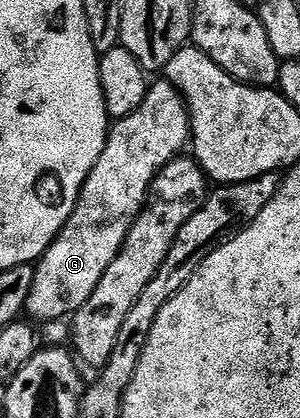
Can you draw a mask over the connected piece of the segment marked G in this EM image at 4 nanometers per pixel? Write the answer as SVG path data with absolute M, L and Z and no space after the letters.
M150 82L147 97L143 97L143 105L139 105L135 113L110 126L103 153L99 161L95 161L95 169L91 169L67 225L35 264L31 293L25 302L30 320L42 319L49 323L64 315L76 315L87 297L95 293L99 277L107 273L107 265L115 261L125 244L127 233L149 198L153 178L172 159L178 158L184 147L186 150L191 128L185 98L173 83L160 82Z

